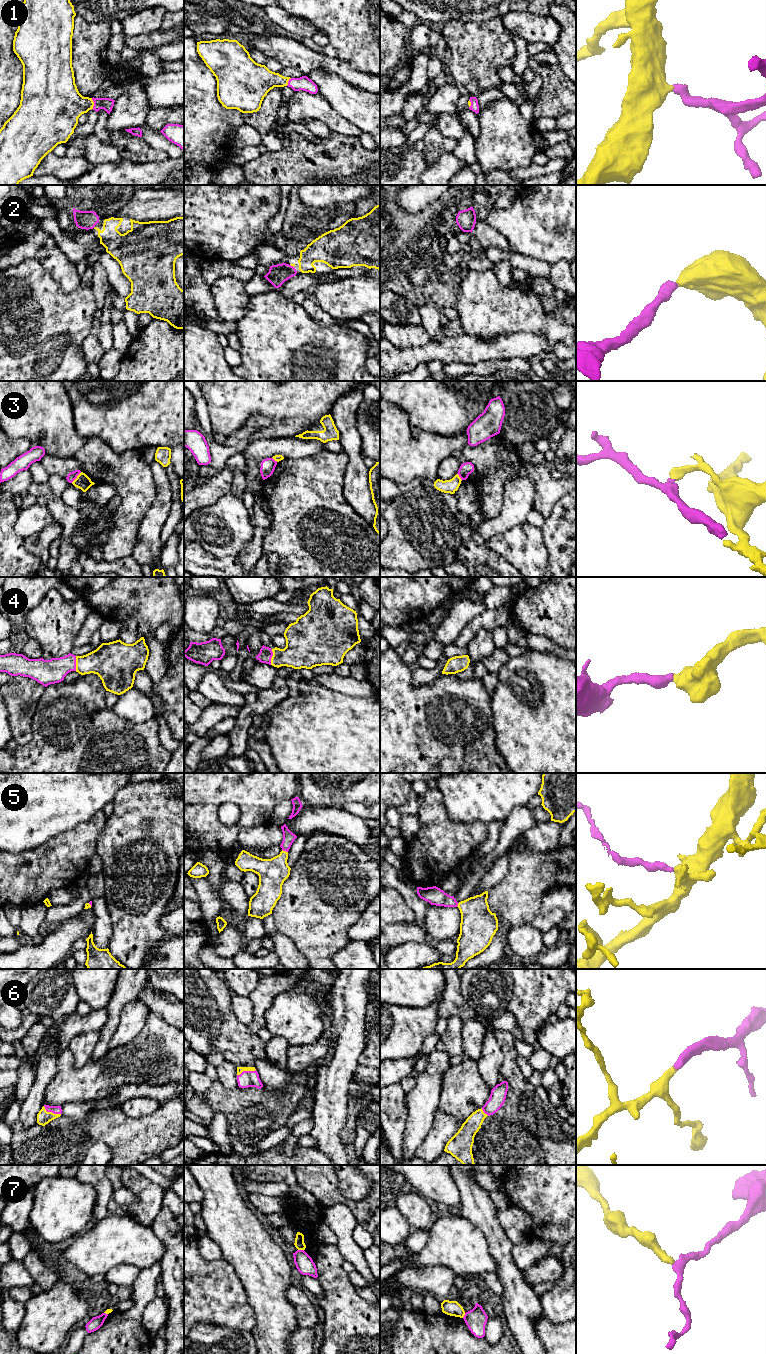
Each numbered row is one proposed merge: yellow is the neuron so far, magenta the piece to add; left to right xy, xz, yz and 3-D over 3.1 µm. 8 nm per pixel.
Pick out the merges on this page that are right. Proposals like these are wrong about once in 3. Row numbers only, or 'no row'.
1, 2, 4, 6

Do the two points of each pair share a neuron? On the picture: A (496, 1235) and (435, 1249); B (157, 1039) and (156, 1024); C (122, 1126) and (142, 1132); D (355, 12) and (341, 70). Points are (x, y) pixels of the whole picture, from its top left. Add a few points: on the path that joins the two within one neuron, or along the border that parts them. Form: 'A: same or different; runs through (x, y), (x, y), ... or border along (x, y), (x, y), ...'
A: different; border along (469, 1221), (481, 1231), (488, 1252), (494, 1260)
B: same; runs through (156, 1035), (156, 1028)
C: same; runs through (127, 1131), (137, 1132)
D: different; border along (336, 56), (364, 71)

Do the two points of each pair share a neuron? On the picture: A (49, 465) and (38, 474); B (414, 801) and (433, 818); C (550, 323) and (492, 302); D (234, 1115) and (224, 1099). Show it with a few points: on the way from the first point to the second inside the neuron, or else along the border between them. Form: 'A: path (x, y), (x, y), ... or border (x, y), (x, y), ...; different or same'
A: border (39, 461), (49, 475); different
B: border (428, 789), (424, 795), (422, 805), (416, 814); different
C: path (536, 319), (521, 310), (506, 310); same
D: path (234, 1111), (228, 1103); same

